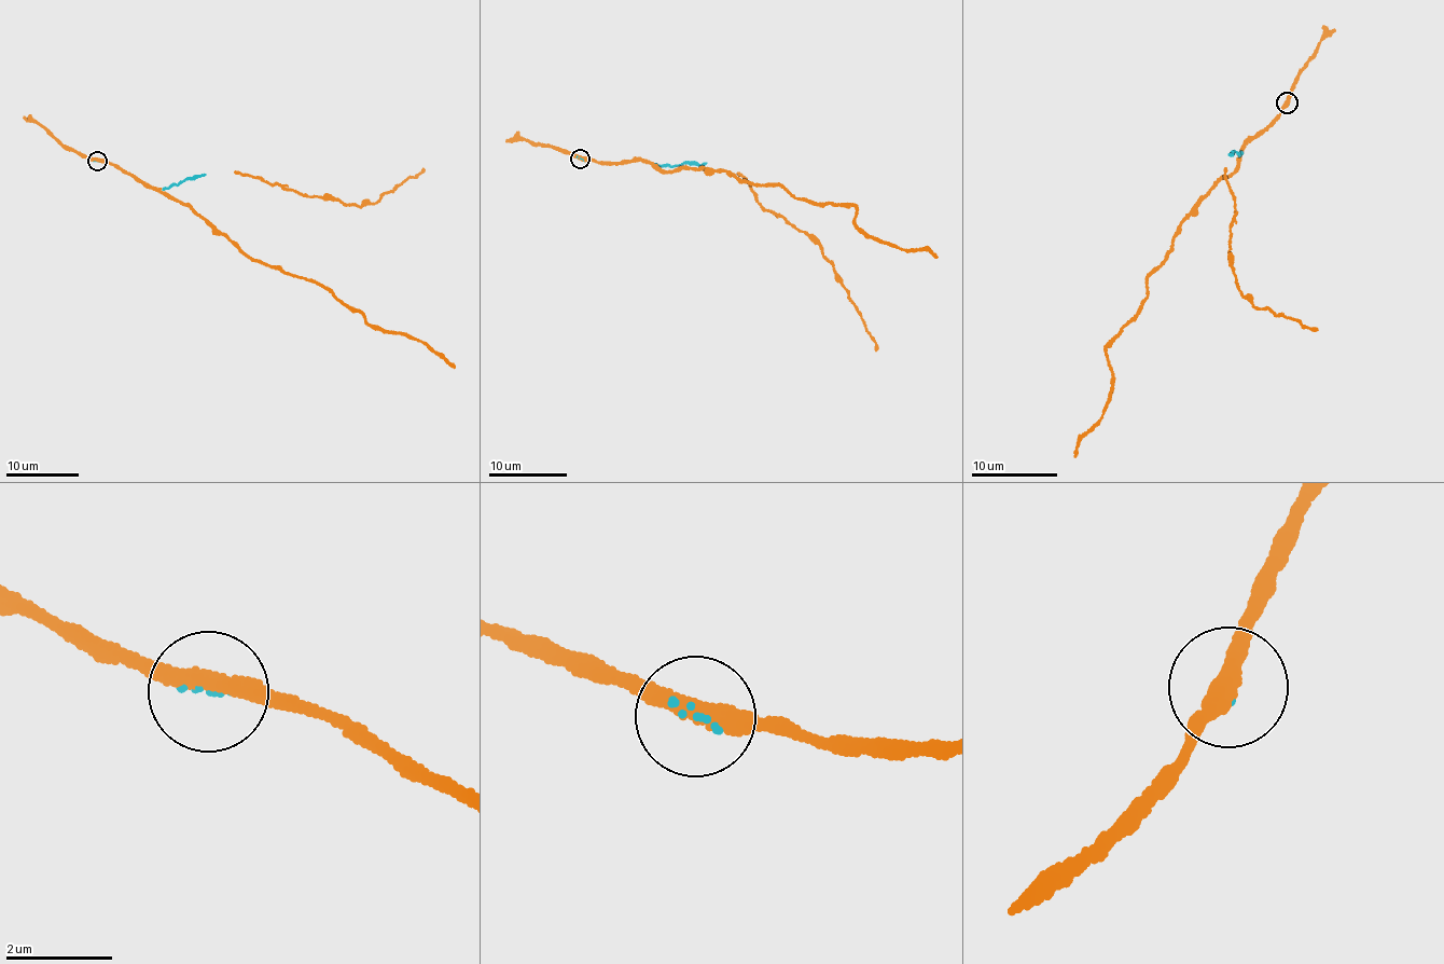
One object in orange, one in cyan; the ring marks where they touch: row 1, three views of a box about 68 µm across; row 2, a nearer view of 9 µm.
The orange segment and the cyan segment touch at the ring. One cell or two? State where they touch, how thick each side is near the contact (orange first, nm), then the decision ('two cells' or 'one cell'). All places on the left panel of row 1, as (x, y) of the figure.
(97, 161) | 340/80 nm | one cell

